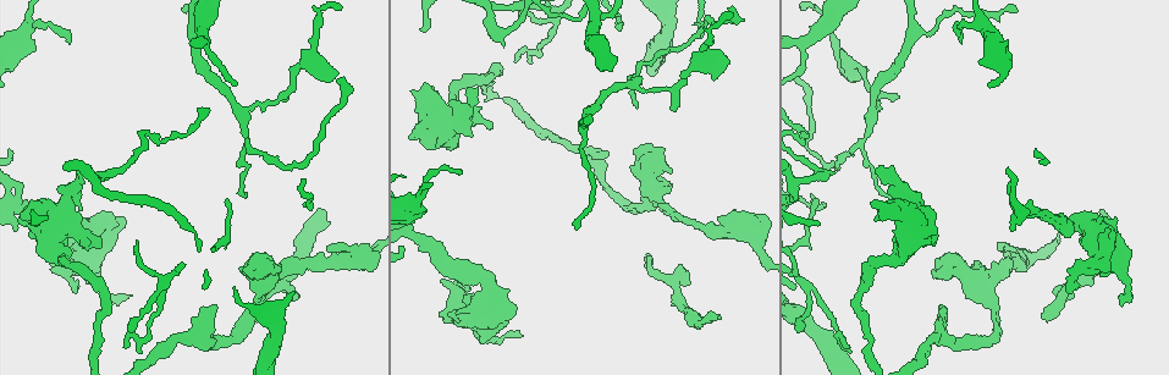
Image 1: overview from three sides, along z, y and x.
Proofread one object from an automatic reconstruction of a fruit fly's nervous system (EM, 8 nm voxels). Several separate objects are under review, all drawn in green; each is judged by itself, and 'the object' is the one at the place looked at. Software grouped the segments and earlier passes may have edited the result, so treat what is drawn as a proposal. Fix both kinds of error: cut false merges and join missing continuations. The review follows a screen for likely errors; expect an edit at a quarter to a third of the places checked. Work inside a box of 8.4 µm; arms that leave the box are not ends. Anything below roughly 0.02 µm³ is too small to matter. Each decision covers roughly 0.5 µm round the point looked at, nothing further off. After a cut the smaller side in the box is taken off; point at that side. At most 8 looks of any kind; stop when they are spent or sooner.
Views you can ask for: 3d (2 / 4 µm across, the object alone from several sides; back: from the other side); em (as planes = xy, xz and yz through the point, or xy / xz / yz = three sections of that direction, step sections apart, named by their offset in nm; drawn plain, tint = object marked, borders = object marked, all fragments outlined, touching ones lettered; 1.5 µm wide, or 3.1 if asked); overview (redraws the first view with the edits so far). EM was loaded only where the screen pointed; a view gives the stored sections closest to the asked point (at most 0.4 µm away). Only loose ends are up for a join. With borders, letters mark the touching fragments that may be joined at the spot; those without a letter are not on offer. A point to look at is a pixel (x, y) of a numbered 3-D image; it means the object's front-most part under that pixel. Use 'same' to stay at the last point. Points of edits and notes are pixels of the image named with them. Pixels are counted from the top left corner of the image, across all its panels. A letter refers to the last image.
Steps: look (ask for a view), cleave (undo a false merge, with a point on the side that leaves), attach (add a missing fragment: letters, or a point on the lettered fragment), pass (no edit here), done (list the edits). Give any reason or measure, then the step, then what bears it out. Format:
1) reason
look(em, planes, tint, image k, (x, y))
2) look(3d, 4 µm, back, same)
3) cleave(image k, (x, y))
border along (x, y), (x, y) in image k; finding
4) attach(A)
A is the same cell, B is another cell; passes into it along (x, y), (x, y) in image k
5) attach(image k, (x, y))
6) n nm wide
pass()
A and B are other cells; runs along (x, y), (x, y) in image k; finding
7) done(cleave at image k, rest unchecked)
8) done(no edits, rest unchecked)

free end
look(em, planes, borders, image 1, (1042, 315))

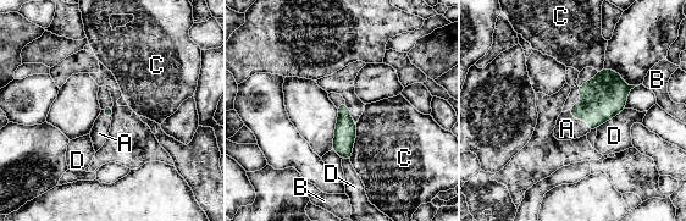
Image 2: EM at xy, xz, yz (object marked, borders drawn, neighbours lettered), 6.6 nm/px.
attach(A)
A is the same cell, B, C and D are other cells; passes into it along (604, 97), (580, 119), (566, 128) in image 2; it goes on there

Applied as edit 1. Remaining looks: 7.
look(overview)

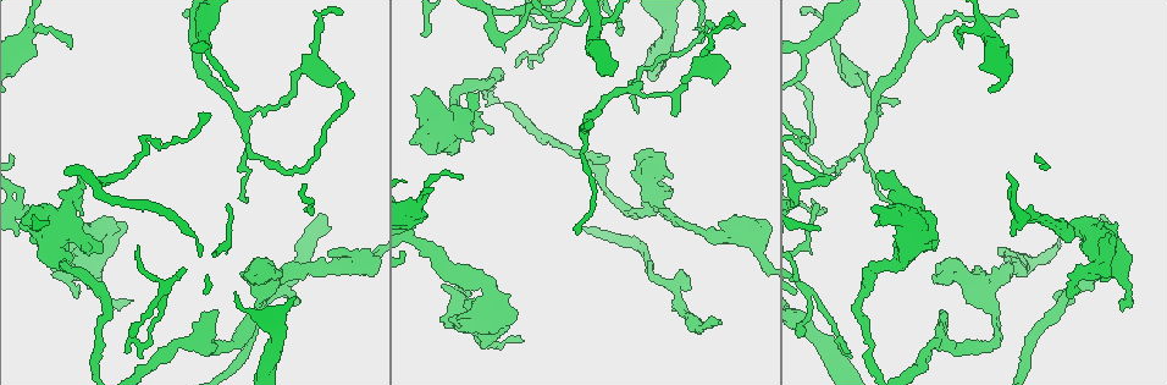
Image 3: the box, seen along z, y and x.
sharp bend
look(3d, 4 µm, image 3, (647, 172))

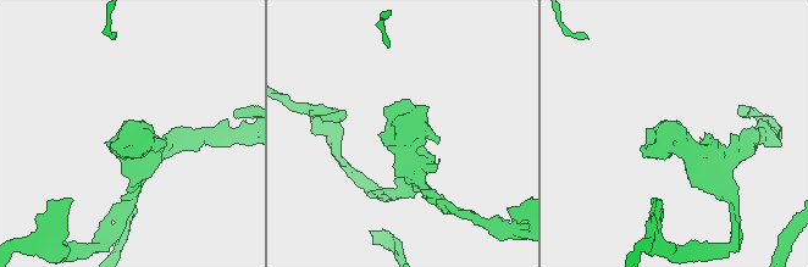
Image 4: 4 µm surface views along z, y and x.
need the tissue
look(em, planes, tint, image 4, (675, 135))

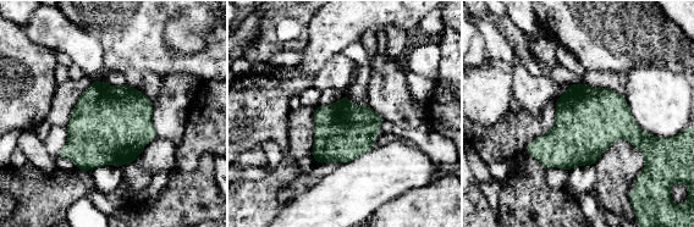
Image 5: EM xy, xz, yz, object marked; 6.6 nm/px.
see the neighbours
look(em, planes, borders, same)

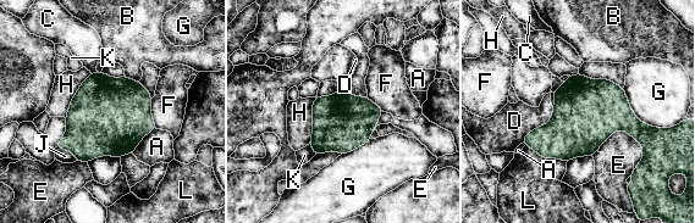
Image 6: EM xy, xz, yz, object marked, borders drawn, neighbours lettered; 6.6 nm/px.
380 nm wide; G touches over 480 nm
pass()
A, B, C, D, E, F, G, H, J, K and L are other cells; continuous, no second cell

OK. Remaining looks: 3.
sharp bend
look(em, planes, tint, image 3, (499, 77))

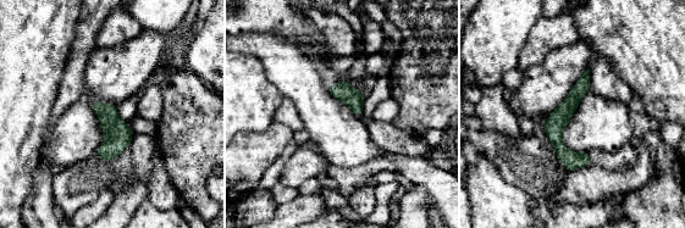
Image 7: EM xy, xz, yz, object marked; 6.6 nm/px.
what lies round it
look(em, planes, borders, same)

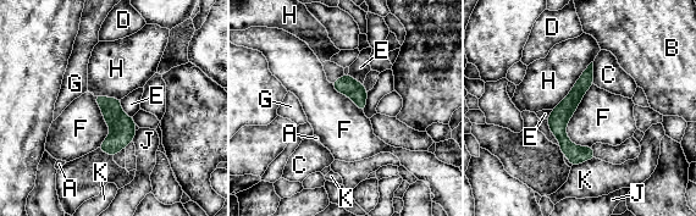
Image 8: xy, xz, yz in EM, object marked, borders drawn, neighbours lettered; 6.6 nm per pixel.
100 nm wide
pass()
A, B, C, D, E, F, G, H, J and K are other cells; border along (592, 83), (567, 125), (579, 147) in image 8; all the same cell

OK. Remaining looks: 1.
done(attach at image 2, rest unchecked)

